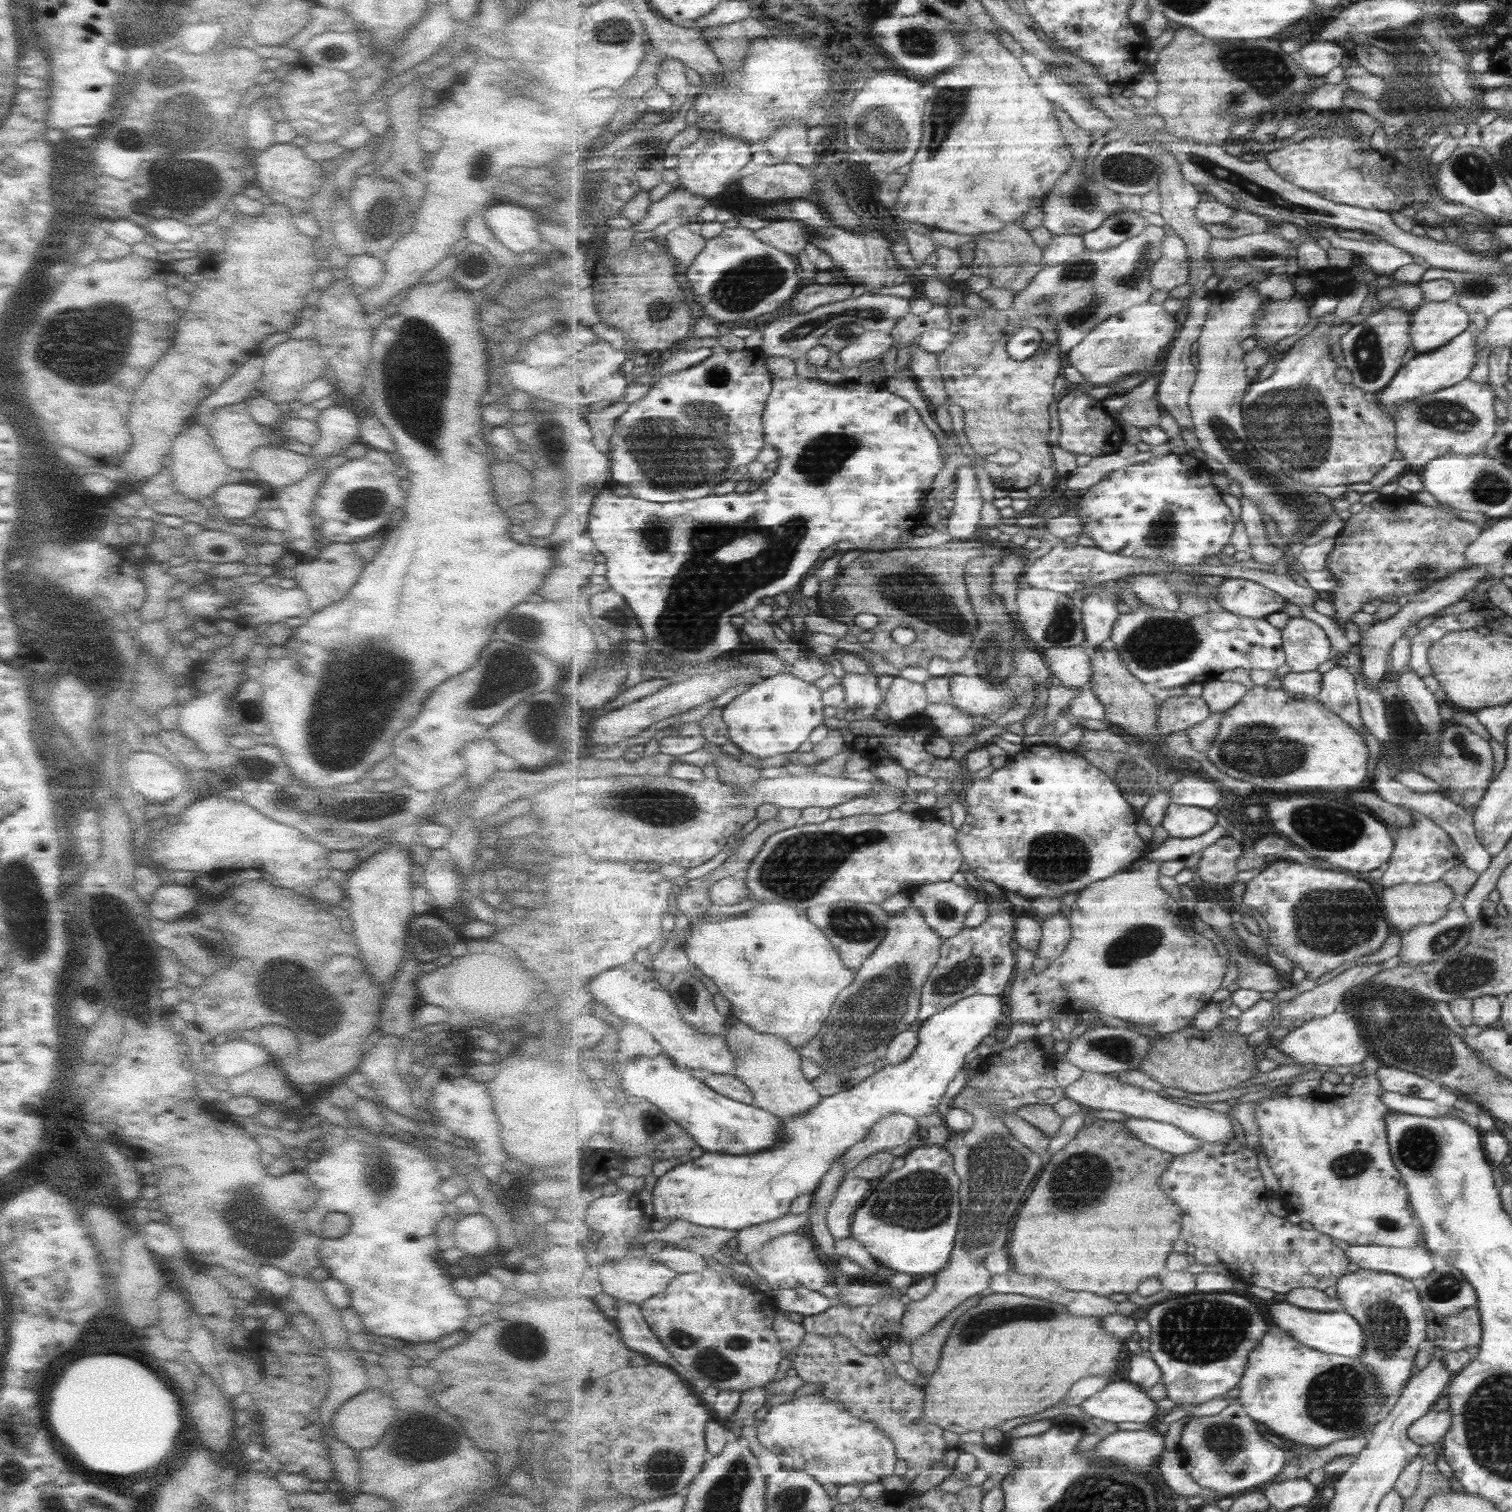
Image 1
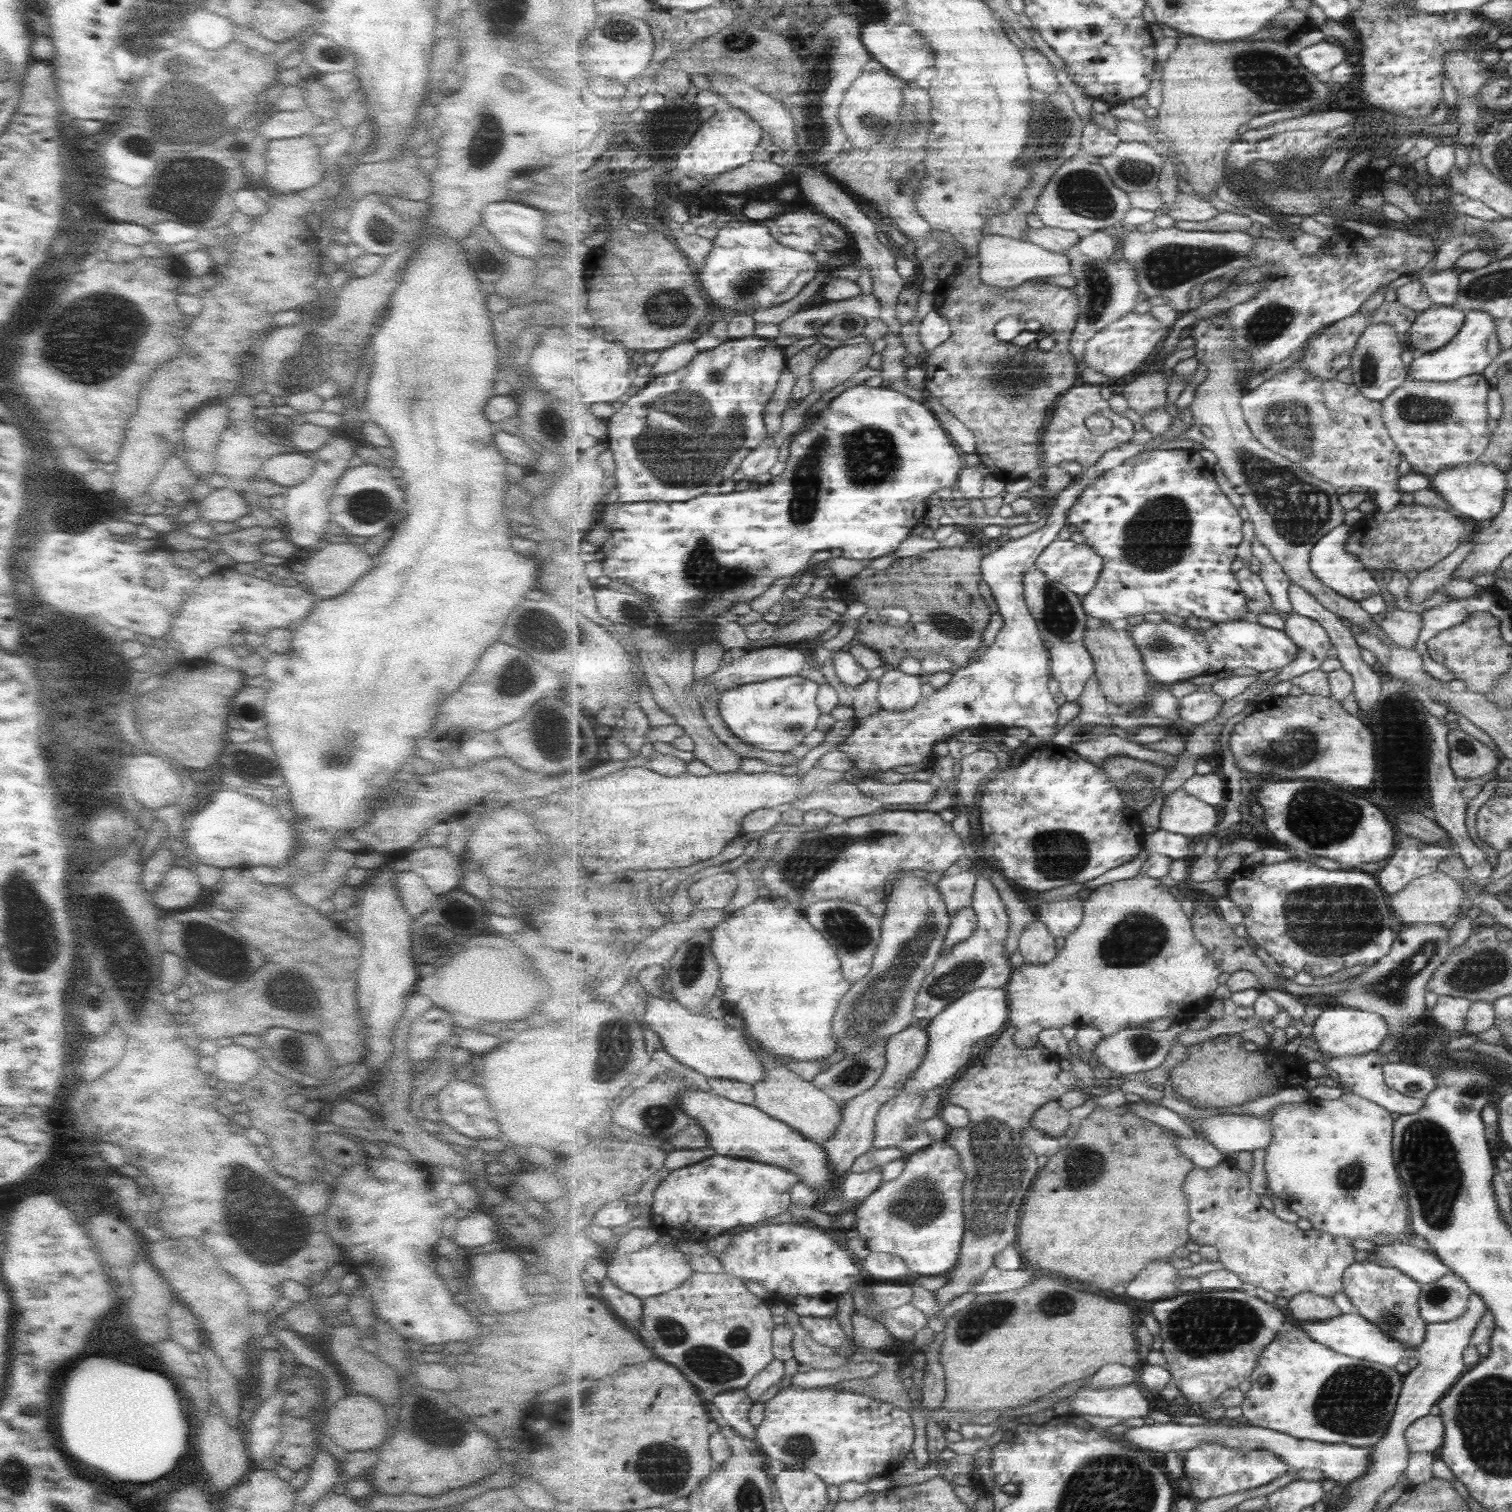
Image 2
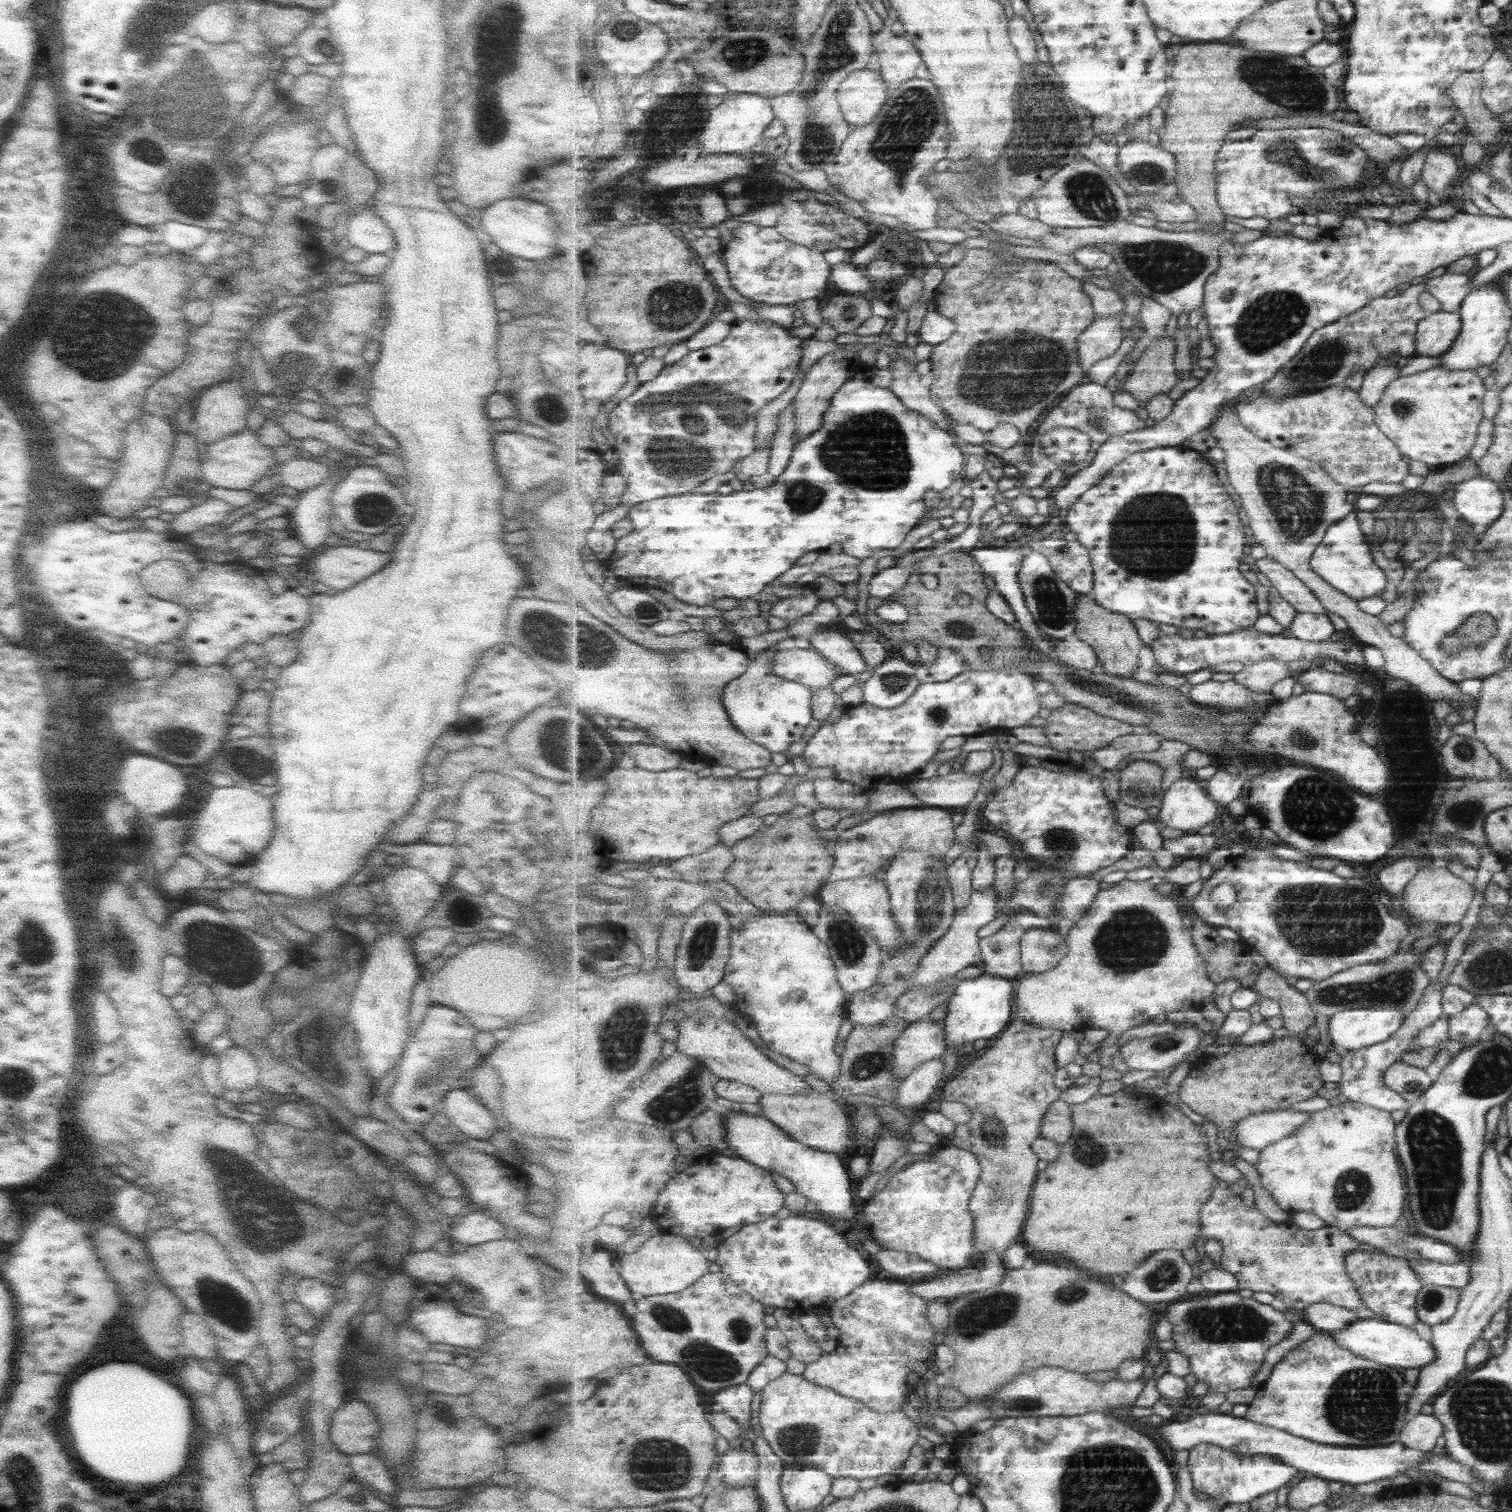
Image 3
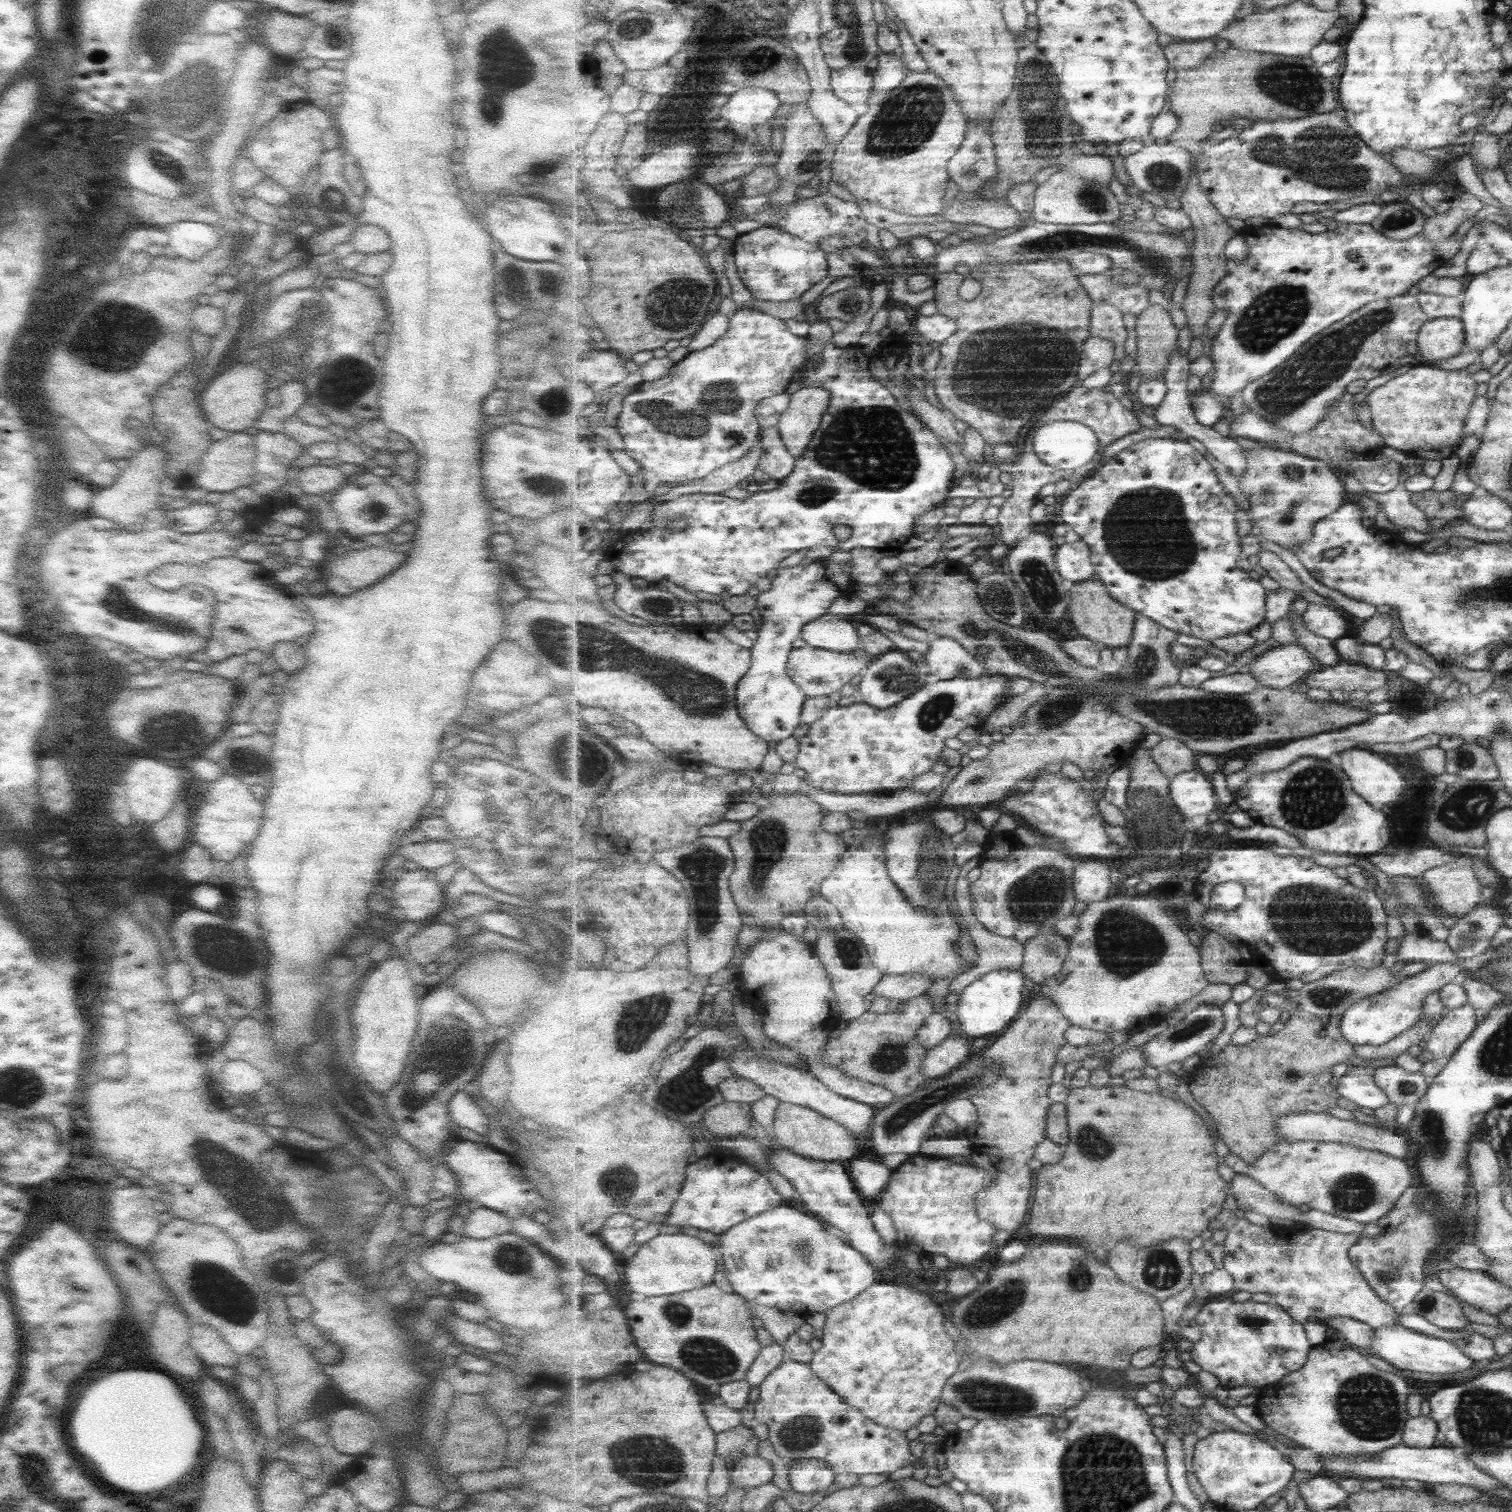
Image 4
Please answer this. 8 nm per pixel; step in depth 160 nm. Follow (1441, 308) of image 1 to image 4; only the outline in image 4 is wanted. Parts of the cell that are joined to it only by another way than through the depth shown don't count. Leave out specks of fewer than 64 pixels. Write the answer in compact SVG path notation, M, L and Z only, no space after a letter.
M1435 318L1422 326L1418 336L1420 354L1429 364L1457 356L1466 345L1460 318Z

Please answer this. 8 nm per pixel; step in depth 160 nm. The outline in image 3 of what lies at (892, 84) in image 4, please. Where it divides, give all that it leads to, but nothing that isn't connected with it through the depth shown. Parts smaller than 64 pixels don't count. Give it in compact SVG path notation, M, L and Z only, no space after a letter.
M885 34L877 37L875 46L881 66L879 71L883 74L885 83L903 83L915 78L915 70L923 62L923 57L907 36Z

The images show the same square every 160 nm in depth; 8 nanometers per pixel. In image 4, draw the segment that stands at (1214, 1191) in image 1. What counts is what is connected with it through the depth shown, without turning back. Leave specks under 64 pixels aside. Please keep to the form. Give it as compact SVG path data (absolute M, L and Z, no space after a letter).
M1227 1209L1219 1213L1211 1227L1214 1231L1225 1229L1228 1232L1224 1242L1224 1269L1233 1276L1235 1290L1269 1294L1273 1302L1279 1303L1301 1324L1336 1316L1354 1318L1374 1329L1398 1324L1396 1308L1375 1292L1349 1256L1350 1249L1362 1238L1361 1234L1313 1229L1287 1235L1279 1226L1261 1227Z

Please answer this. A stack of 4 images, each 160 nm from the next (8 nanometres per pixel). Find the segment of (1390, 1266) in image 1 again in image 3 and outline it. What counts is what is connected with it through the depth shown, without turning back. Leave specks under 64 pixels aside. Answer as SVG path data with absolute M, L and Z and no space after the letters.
M1424 1260L1421 1263L1412 1261L1423 1285L1447 1286L1462 1290L1471 1282L1471 1261L1458 1261L1443 1264Z

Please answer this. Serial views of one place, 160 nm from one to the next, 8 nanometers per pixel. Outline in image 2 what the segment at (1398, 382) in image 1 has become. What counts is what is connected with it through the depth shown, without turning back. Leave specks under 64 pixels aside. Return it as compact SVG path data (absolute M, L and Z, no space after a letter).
M1485 311L1466 313L1466 323L1459 334L1439 351L1418 353L1409 365L1409 378L1429 382L1449 382L1460 378L1480 374L1485 366L1489 366L1500 353L1500 344L1496 335L1494 318Z

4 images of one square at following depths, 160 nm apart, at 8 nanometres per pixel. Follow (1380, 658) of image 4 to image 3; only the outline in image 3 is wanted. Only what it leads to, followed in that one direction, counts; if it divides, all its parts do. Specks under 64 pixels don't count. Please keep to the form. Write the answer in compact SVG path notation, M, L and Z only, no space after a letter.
M1253 628L1231 633L1229 635L1211 635L1205 638L1191 638L1186 640L1180 634L1164 636L1149 645L1154 652L1155 667L1171 671L1177 675L1188 675L1201 669L1210 669L1213 665L1234 663L1239 661L1245 666L1264 660L1280 660L1281 662L1295 663L1296 660L1309 660L1314 664L1320 664L1327 659L1336 660L1340 663L1348 662L1357 669L1364 670L1365 656L1363 645L1356 639L1347 642L1309 642L1294 637L1288 638L1281 634L1269 635L1257 632Z

